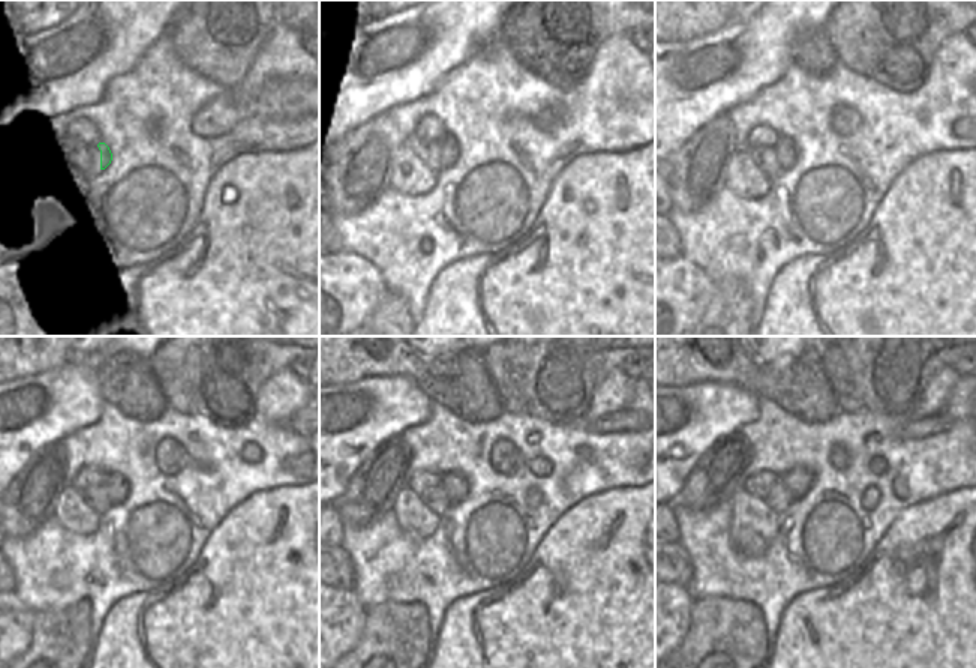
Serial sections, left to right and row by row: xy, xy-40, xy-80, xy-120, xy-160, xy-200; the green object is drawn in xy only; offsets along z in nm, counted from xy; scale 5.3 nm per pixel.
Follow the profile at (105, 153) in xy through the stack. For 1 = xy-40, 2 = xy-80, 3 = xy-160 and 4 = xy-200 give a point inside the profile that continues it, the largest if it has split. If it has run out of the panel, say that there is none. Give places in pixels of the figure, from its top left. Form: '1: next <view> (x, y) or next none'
1: next xy-40 (447, 146)
2: next xy-80 (784, 149)
3: next xy-160 (453, 484)
4: next xy-200 (796, 481)

